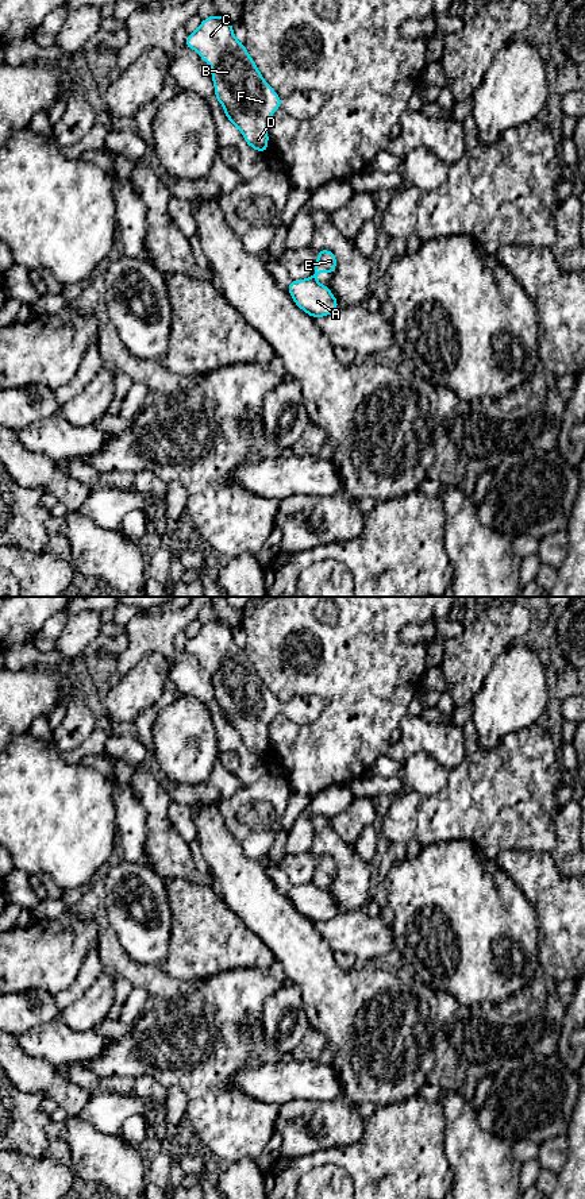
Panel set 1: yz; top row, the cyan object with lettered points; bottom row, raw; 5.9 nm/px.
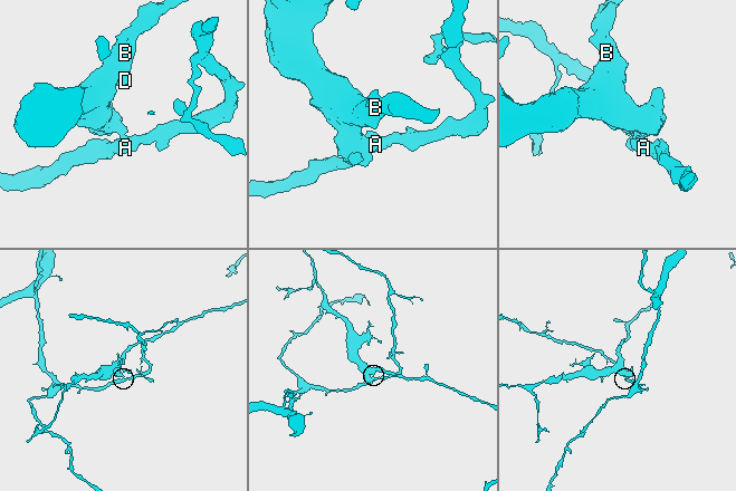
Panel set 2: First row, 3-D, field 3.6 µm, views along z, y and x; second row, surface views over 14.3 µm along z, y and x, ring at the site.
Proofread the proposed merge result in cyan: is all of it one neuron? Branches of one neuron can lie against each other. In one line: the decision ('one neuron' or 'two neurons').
two neurons

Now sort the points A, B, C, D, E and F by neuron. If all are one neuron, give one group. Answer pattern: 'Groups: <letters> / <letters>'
Groups: A / B C D E F

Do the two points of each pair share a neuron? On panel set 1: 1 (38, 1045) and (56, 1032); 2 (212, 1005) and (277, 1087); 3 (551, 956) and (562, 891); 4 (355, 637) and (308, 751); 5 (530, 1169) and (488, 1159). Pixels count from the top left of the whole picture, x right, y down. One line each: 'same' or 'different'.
1: same
2: different
3: same
4: same
5: different

